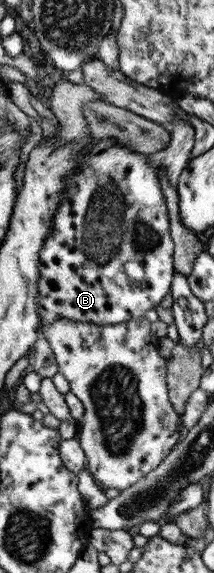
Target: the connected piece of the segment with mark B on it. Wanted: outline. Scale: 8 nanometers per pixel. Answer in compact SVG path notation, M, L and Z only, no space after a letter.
M111 136L104 138L91 138L89 146L79 152L79 166L66 177L66 191L61 194L61 202L53 216L53 226L39 250L39 324L41 327L52 325L57 318L66 318L78 323L91 323L96 327L106 327L110 324L120 324L144 317L145 311L155 309L163 297L170 292L173 281L174 266L174 241L169 230L169 214L167 202L158 179L155 166L147 160L146 154L135 152L125 144Z

